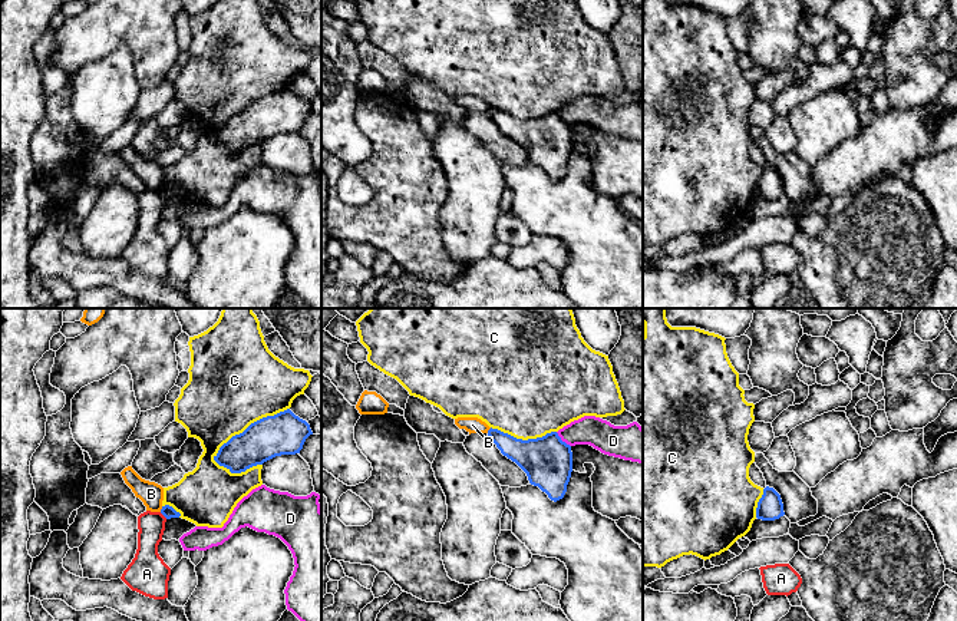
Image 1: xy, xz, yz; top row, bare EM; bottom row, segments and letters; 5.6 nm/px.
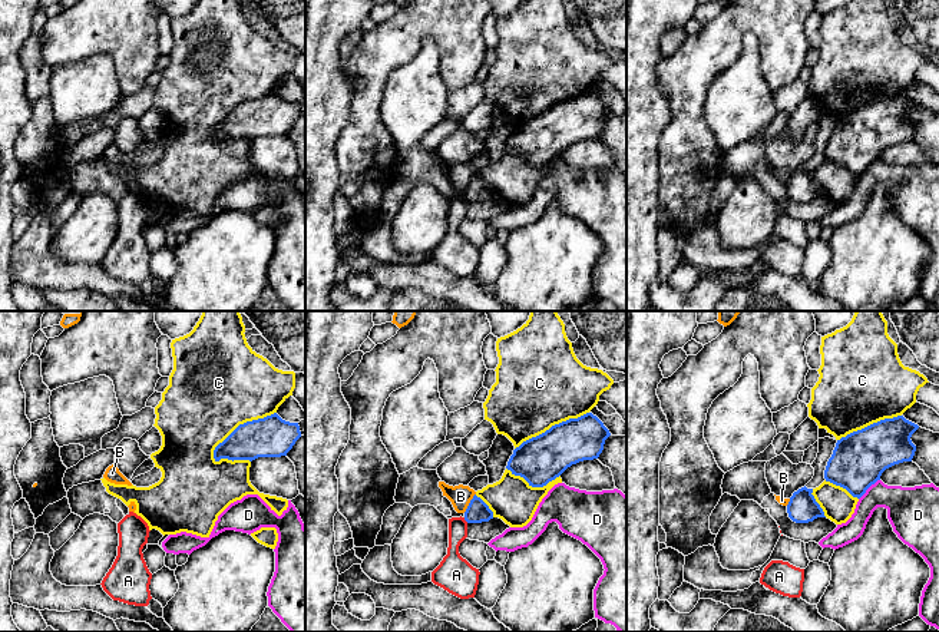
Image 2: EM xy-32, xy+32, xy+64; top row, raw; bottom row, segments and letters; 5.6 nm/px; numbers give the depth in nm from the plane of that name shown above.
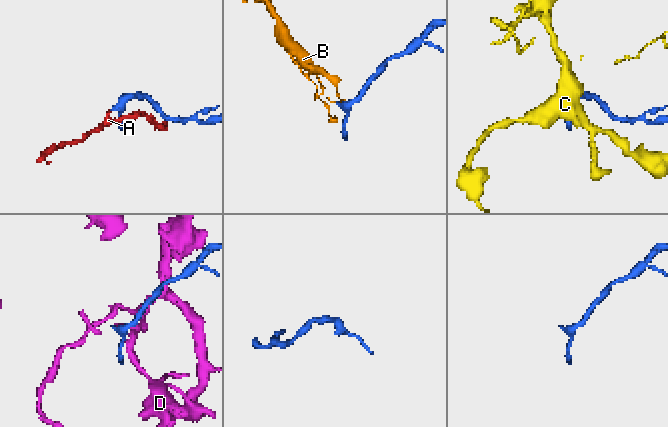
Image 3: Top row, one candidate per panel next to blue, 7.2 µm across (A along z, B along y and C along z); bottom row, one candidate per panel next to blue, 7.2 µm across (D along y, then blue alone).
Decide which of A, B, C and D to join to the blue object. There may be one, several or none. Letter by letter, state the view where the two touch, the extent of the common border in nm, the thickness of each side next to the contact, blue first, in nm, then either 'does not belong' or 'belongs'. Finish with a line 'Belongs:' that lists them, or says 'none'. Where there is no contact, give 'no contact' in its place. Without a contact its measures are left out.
A: meets blue in xy; contact 60 nm long; 70 nm thick on the blue side, 150 nm on the other; does not belong
B: meets blue in xy; contact 40 nm long; 70 nm thick on the blue side, 140 nm on the other; does not belong
C: meets blue in xy; contact 500 nm long; 240 nm thick on the blue side, 480 nm on the other; does not belong
D: meets blue in xz; contact 120 nm long; 280 nm thick on the blue side, 170 nm on the other; does not belong
Belongs: none

